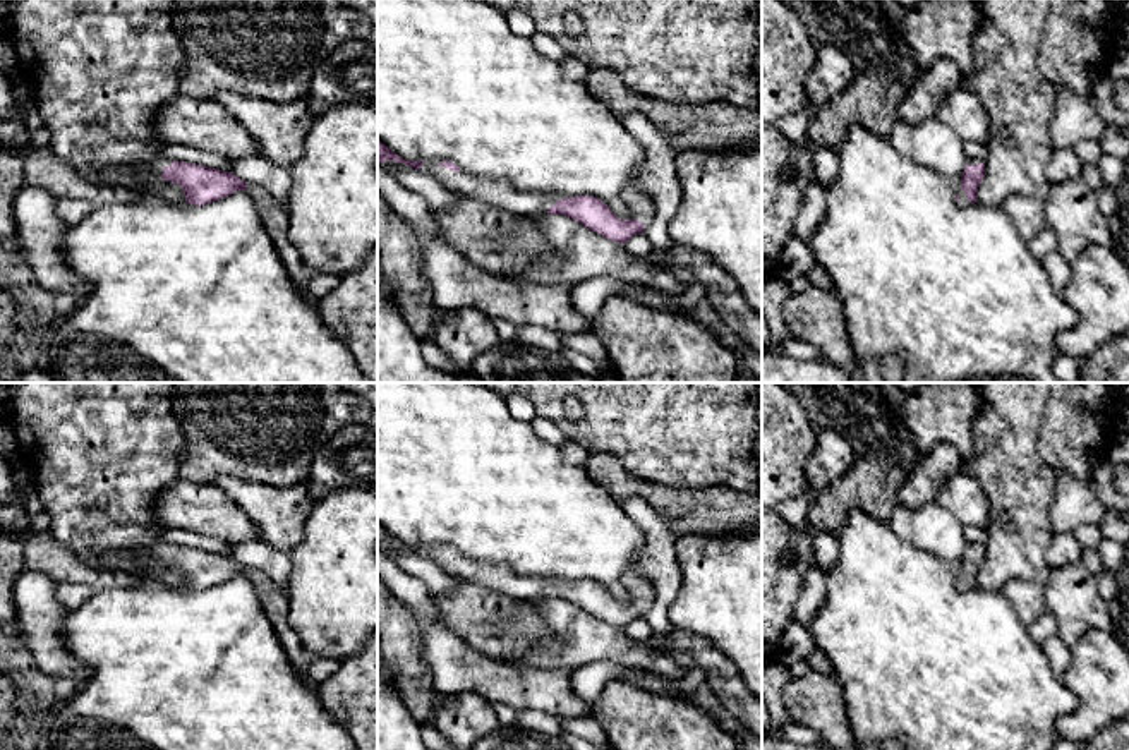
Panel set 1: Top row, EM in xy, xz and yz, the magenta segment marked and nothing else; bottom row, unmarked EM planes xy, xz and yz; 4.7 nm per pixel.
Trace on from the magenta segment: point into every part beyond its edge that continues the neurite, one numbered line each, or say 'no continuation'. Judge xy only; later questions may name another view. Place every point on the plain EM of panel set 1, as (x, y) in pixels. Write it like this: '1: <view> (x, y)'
1: xy (156, 550)
2: xy (275, 603)

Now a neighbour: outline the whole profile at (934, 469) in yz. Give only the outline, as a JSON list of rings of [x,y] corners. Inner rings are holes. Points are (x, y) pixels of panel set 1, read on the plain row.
[[[937,443],[928,453],[920,453],[908,481],[899,487],[899,503],[920,508],[935,503],[942,486],[963,470],[964,460],[951,443]]]

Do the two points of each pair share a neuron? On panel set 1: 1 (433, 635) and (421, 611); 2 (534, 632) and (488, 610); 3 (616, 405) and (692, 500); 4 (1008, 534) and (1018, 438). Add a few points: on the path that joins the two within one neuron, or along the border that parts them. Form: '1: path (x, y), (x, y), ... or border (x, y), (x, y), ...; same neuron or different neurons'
1: border (436, 623), (424, 627); different neurons
2: path (522, 632), (510, 632), (500, 622); same neuron
3: border (642, 477), (661, 481), (668, 486), (721, 484); different neurons
4: path (1016, 510), (1016, 462); same neuron

